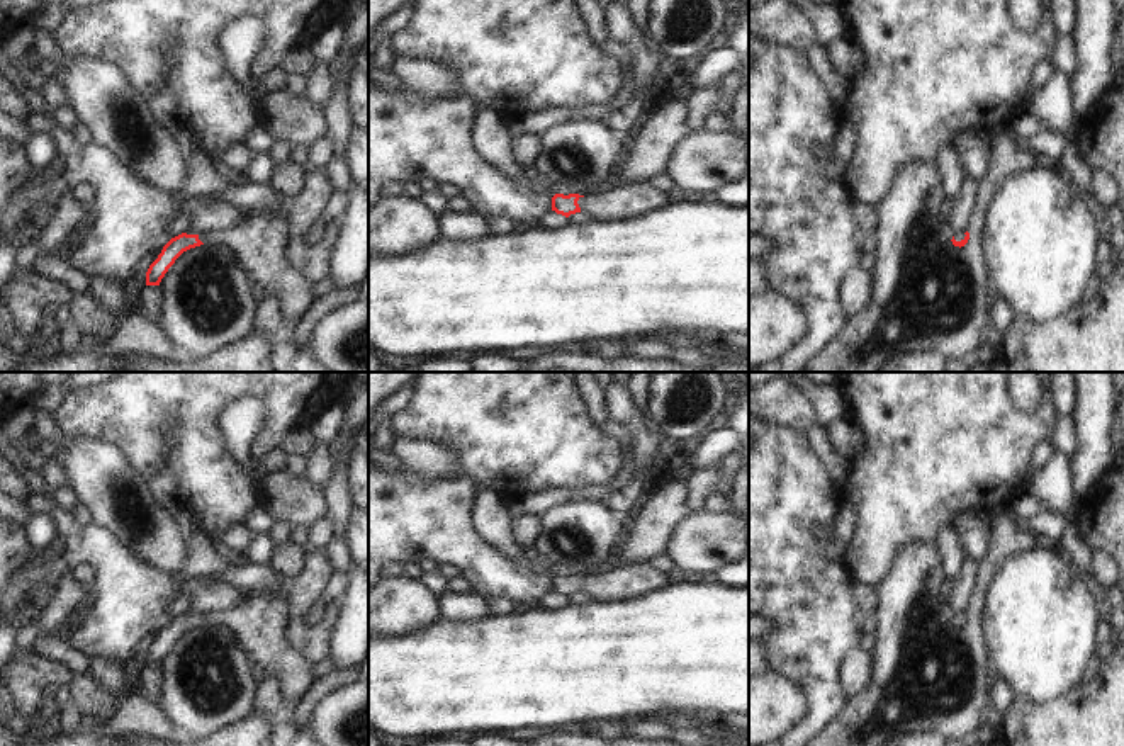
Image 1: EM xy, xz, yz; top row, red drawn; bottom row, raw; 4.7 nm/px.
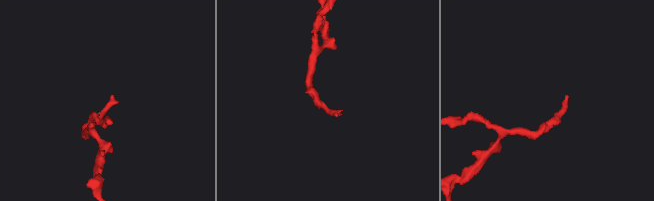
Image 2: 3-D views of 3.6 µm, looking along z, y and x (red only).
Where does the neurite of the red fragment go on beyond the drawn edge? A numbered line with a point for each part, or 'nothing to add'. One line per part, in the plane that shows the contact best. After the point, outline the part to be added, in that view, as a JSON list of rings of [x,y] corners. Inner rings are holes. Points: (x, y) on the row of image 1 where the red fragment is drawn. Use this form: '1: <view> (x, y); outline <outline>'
1: xz (618, 203); outline [[[633,182],[606,189],[593,197],[579,197],[577,204],[591,221],[623,221],[664,207],[669,197],[647,182]]]

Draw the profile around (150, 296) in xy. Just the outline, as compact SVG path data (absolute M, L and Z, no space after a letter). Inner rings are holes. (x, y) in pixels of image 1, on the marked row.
M144 285L144 289L139 294L138 313L144 319L151 321L158 313L158 302L160 302L160 287Z

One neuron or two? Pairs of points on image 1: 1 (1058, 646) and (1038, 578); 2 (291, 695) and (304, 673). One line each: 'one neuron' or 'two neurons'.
1: one neuron
2: one neuron

